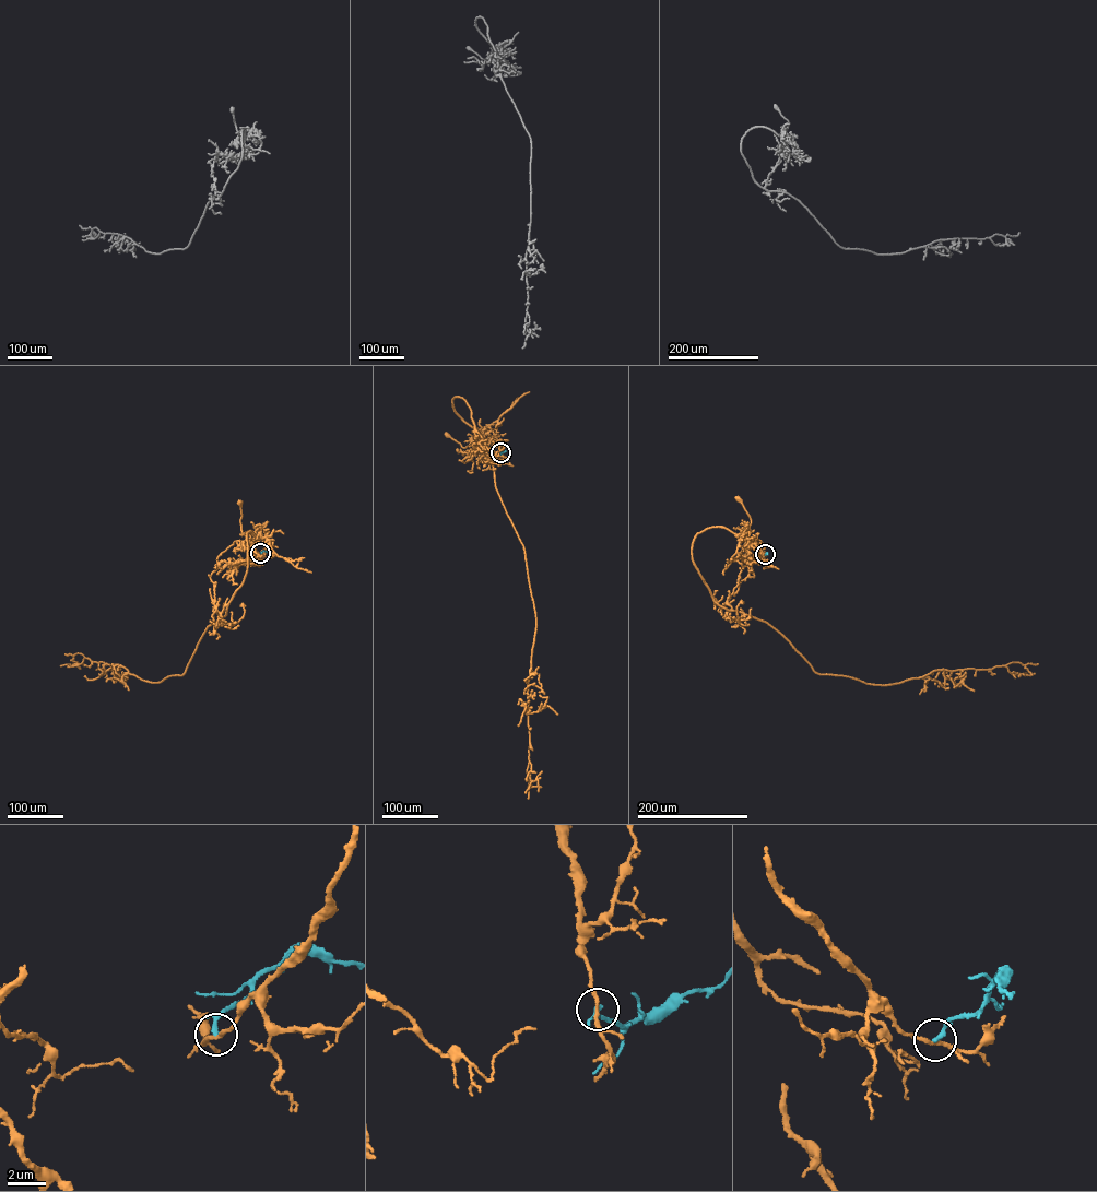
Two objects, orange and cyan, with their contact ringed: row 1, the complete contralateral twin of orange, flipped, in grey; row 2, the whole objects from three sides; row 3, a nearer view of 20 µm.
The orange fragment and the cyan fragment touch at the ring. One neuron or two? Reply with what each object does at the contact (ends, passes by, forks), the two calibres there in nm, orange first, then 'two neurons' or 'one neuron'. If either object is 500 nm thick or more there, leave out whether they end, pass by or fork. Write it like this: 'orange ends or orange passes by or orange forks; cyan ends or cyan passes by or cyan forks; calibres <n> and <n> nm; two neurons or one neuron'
orange passes by; cyan passes by; calibres 190 and 190 nm; two neurons

